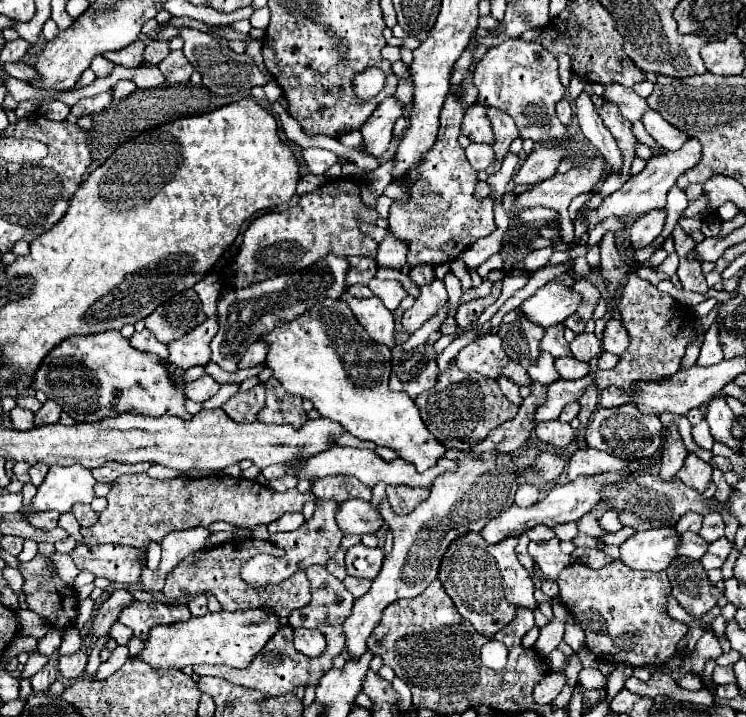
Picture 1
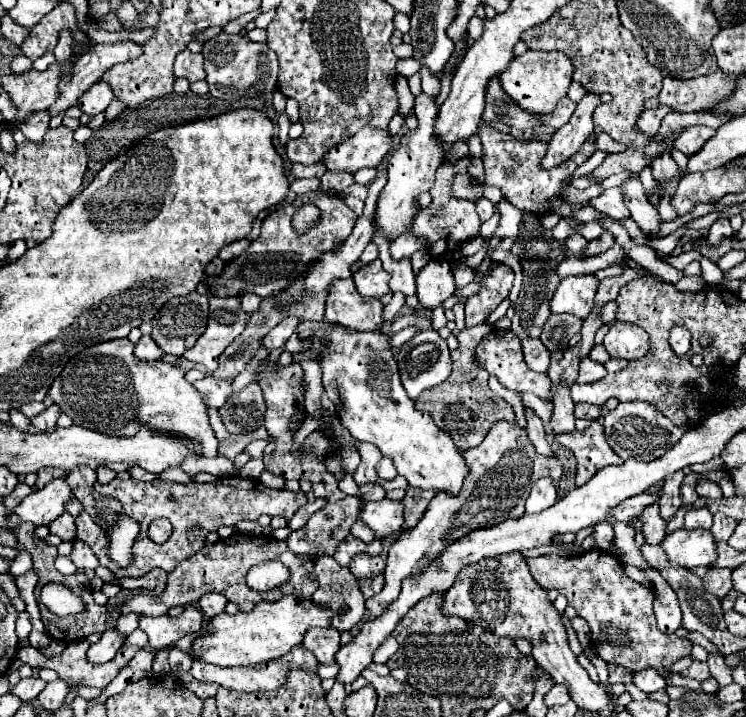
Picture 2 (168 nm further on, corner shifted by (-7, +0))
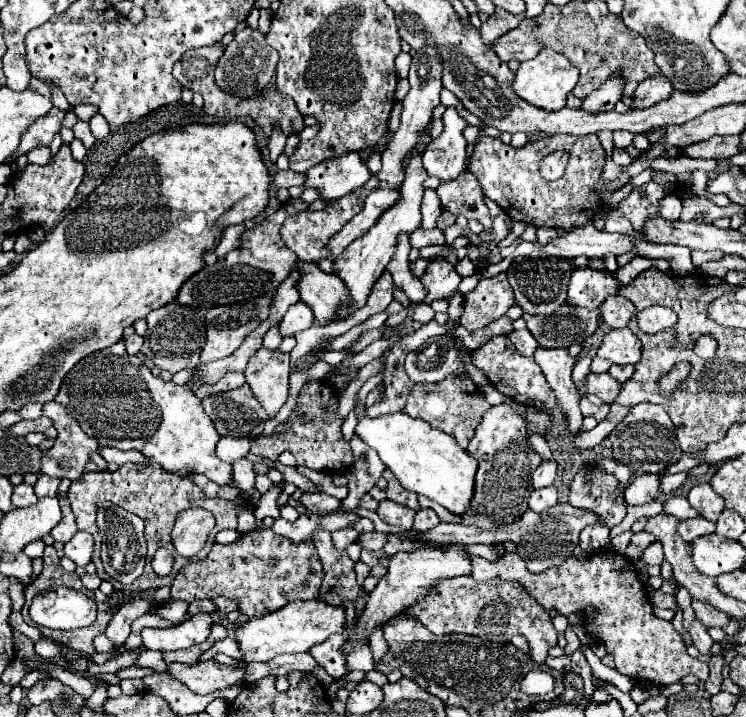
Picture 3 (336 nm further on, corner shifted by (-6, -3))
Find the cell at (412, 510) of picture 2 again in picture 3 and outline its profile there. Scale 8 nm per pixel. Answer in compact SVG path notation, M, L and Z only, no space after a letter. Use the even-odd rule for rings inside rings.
M420 509L414 519L414 529L420 533L426 533L426 531L434 529L438 523L440 523L440 519L432 509Z

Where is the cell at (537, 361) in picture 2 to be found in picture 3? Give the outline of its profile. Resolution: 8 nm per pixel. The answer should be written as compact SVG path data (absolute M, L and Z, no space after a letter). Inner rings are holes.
M514 329L512 333L508 333L508 339L514 343L518 353L524 355L524 357L532 357L534 349L538 347L536 339L530 335L528 329Z

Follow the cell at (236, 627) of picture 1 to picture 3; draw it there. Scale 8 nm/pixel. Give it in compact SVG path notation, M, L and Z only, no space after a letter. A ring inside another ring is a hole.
M314 599L314 601L288 603L280 611L238 625L234 631L244 663L252 663L252 661L270 661L280 653L310 651L314 645L326 641L332 633L342 633L344 625L346 625L344 605L328 605L322 603L320 599Z

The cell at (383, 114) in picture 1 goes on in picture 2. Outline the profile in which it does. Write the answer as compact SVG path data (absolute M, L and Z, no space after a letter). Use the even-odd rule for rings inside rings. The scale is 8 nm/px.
M361 128L351 140L337 144L327 152L323 162L331 170L355 172L365 166L379 166L391 150L393 136L389 128Z

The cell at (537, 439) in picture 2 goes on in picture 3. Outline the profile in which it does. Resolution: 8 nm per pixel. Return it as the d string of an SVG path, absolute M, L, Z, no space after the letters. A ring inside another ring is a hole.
M542 461L542 467L538 467L534 471L534 479L532 479L532 487L534 489L542 489L546 485L552 485L556 477L556 463L554 461Z

